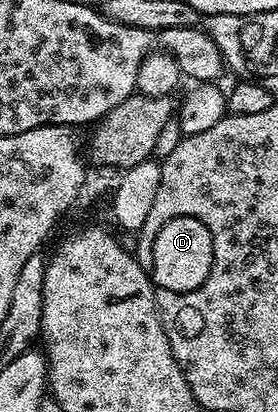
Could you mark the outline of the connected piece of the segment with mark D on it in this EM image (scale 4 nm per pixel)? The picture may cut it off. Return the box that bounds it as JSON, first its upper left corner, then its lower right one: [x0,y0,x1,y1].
[147,215,214,294]

